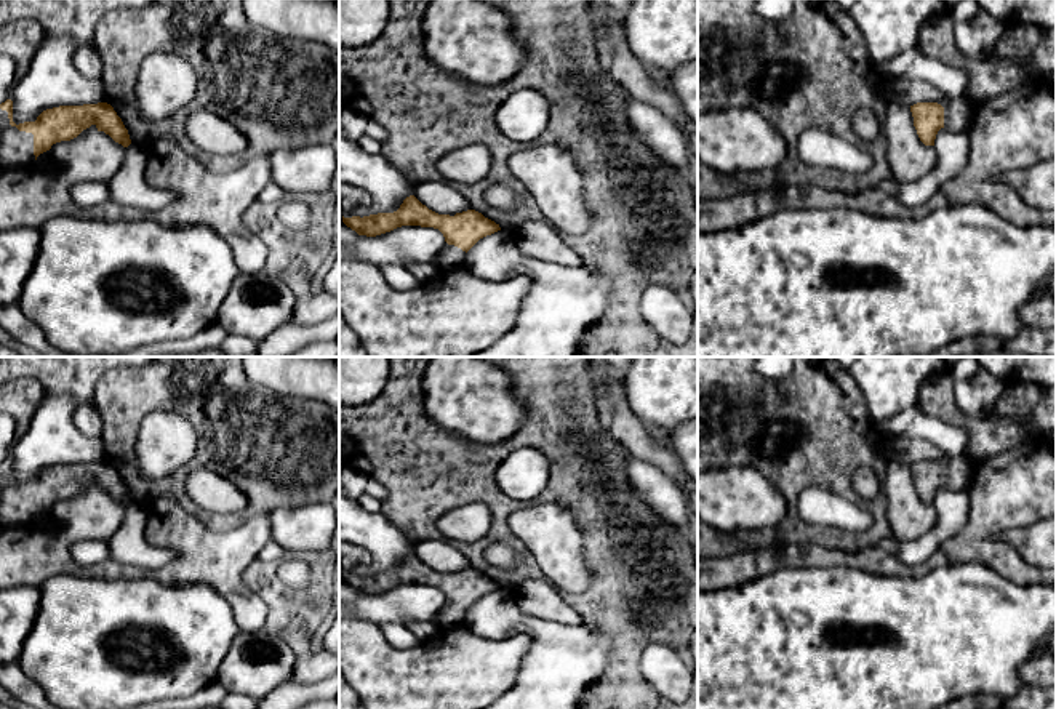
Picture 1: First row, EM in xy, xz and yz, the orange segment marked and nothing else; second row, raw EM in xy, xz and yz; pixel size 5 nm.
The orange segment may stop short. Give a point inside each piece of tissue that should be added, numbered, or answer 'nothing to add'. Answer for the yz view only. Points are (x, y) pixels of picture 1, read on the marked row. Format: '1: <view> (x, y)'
nothing to add

